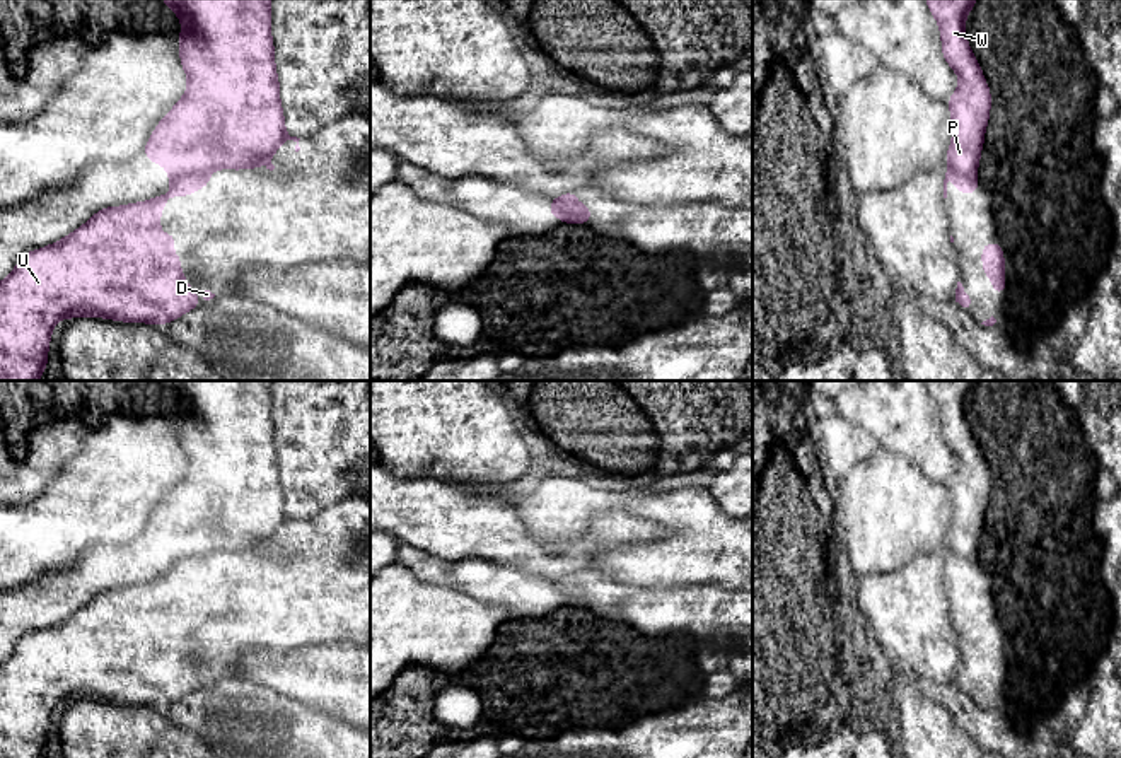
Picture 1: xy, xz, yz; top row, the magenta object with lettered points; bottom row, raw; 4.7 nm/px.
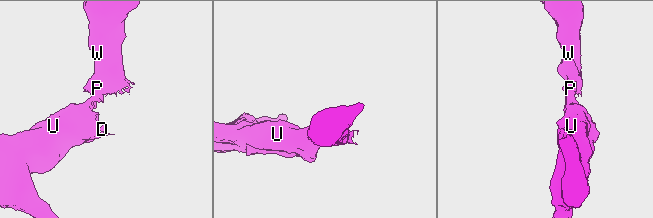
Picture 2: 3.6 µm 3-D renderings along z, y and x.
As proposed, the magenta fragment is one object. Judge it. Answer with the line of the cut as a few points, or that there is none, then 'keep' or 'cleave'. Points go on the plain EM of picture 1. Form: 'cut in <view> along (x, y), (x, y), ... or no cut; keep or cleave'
cut in xy along (210, 553), (185, 557), (174, 564); cleave

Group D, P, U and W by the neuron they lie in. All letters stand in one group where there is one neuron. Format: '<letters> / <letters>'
D U / P W

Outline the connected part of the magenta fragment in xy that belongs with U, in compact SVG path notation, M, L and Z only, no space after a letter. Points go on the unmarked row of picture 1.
M183 558L176 562L167 575L160 575L140 586L123 589L106 589L96 594L84 608L49 628L27 633L17 642L12 656L0 664L0 758L43 758L51 726L51 714L60 702L75 700L104 700L123 705L147 705L162 708L191 691L201 690L195 673L181 654L181 638L169 632L179 625L174 616L162 616L160 598L162 584L171 591L171 577L184 580L198 570L210 570L208 558Z

